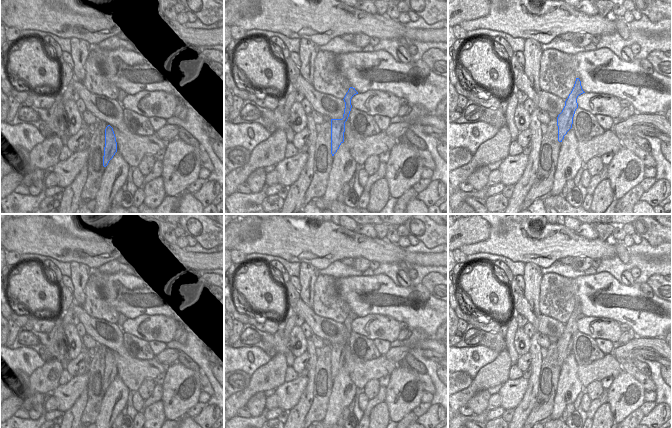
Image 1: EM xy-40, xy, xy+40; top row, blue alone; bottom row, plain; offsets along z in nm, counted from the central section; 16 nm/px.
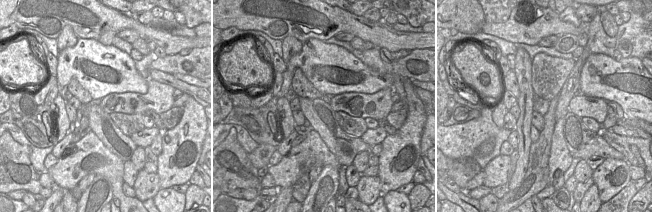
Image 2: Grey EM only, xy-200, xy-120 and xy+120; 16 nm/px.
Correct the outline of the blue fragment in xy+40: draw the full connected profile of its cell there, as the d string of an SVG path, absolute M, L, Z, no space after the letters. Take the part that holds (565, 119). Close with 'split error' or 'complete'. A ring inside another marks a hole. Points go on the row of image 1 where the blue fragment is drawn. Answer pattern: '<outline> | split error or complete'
M576 78L574 87L565 101L565 106L562 112L557 117L558 126L558 141L562 142L564 136L572 128L573 117L578 108L577 98L579 95L585 93L581 86L581 81Z | complete

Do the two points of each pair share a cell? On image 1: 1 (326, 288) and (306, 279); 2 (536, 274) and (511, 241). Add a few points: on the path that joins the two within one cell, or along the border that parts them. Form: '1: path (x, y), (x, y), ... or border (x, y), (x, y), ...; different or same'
1: border (319, 274), (314, 285), (314, 300), (311, 306); different
2: border (525, 262), (533, 262), (541, 267); different

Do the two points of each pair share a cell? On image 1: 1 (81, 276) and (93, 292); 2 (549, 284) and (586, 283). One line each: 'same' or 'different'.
1: different
2: different

